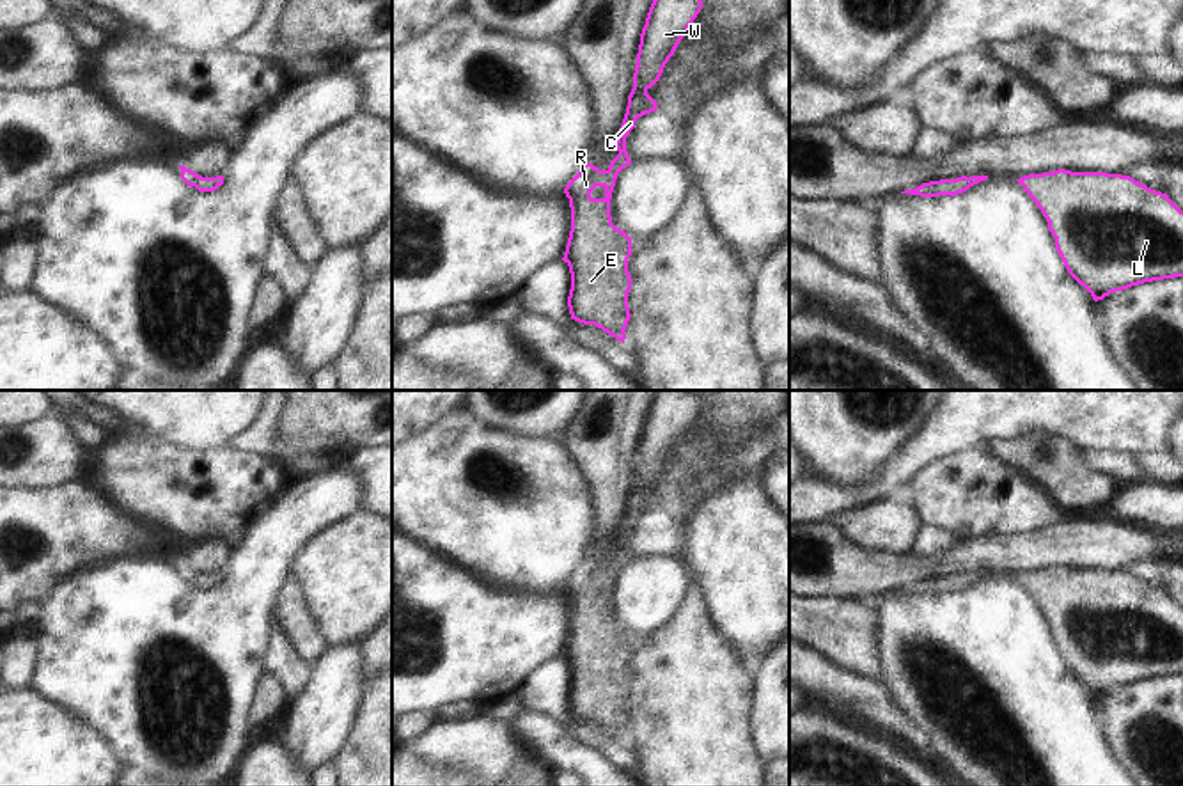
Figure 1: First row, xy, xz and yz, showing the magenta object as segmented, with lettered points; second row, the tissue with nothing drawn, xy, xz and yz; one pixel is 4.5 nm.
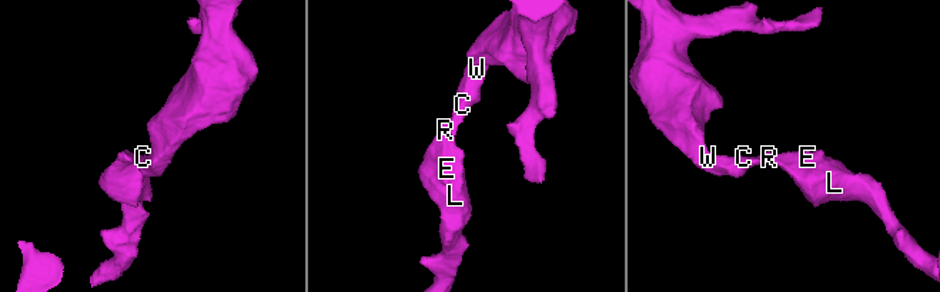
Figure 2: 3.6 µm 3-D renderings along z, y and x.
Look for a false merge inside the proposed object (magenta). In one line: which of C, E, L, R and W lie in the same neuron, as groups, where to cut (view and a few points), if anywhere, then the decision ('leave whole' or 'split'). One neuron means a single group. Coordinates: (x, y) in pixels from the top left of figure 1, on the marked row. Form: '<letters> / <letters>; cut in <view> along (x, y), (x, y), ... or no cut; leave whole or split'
C E L R W; no cut; leave whole

